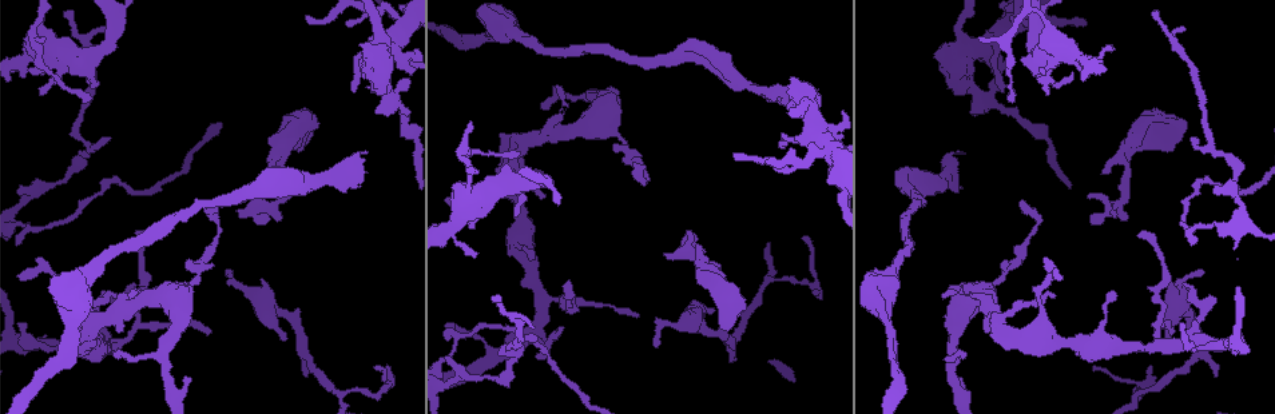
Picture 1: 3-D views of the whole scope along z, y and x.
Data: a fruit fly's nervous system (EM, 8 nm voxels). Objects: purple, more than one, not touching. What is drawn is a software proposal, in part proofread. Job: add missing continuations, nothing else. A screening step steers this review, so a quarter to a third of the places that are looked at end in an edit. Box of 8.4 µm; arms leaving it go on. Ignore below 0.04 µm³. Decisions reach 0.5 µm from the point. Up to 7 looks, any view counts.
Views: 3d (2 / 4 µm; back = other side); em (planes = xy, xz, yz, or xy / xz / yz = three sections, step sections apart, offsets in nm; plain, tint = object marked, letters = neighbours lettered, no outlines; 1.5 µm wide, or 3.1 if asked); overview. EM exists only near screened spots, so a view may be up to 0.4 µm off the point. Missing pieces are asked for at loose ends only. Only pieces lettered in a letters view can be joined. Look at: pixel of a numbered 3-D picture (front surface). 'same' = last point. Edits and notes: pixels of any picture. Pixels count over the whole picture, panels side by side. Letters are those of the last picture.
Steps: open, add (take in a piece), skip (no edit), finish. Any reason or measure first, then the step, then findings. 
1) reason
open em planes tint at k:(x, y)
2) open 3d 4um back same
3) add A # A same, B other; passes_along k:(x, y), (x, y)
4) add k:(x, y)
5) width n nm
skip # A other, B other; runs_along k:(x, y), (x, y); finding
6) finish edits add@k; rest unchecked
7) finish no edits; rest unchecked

thin end
open 3d 2um at 1:(543, 198)

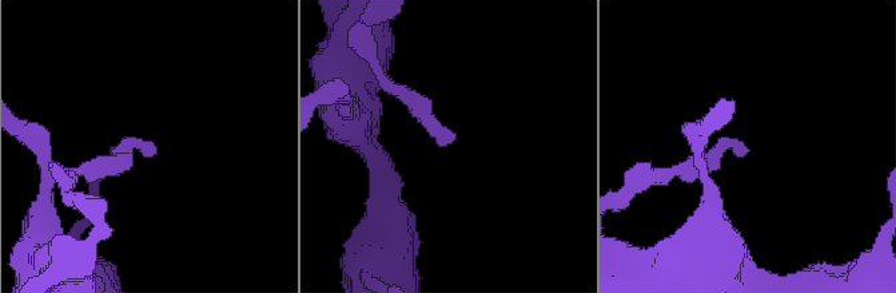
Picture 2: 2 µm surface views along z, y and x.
now the EM
open em planes letters at 2:(454, 138)

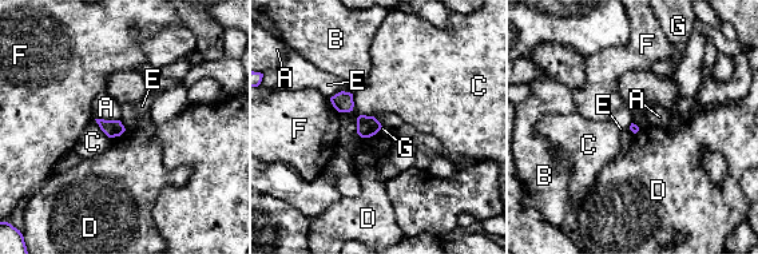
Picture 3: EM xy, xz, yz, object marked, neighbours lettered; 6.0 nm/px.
skip # A other, B other, C other, D other, E other, F other, G other; border 3:(119, 119), (124, 129); none of them fits

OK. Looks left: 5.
branch stops here
open 3d 2um at 1:(377, 368)

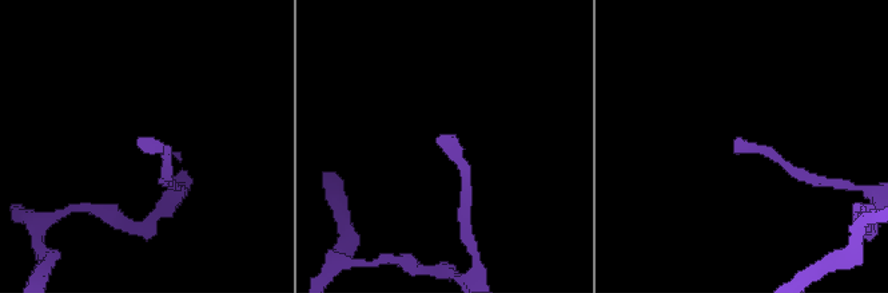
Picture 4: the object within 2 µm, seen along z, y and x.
shape alone is not enough
open em planes letters at 4:(143, 144)

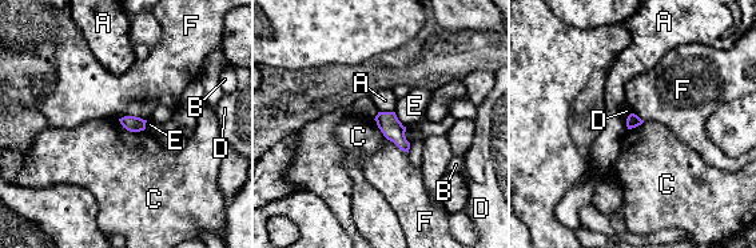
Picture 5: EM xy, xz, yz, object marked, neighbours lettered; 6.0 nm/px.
width 80 nm
skip # A other, B other, C other, D other, E other, F other; border 5:(118, 120), (130, 131), (143, 131); none of them fits

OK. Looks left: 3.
free end
open 3d 2um at 1:(713, 309)

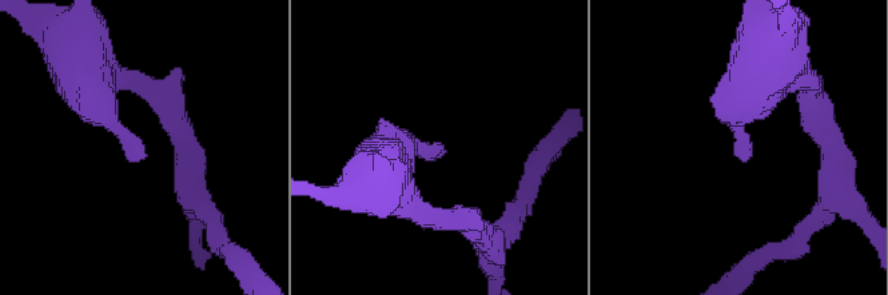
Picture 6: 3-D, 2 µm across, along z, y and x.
open em planes letters at 6:(439, 152)

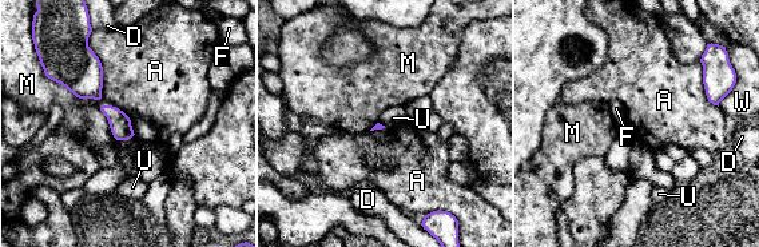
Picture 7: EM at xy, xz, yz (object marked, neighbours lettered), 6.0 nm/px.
skip # A other, D other, F other, M other, U other, W other; border 7:(87, 44), (102, 67), (99, 100); none of them fits

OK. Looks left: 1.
finish no edits; rest unchecked

